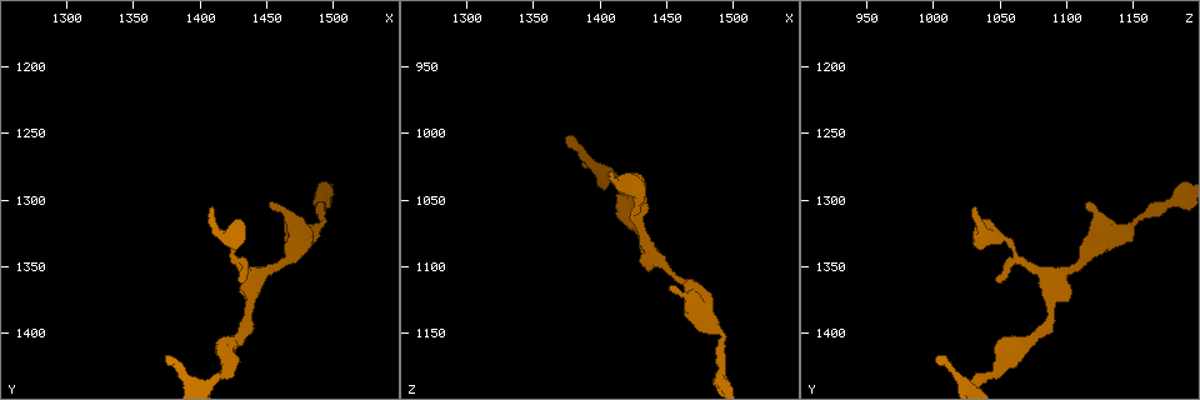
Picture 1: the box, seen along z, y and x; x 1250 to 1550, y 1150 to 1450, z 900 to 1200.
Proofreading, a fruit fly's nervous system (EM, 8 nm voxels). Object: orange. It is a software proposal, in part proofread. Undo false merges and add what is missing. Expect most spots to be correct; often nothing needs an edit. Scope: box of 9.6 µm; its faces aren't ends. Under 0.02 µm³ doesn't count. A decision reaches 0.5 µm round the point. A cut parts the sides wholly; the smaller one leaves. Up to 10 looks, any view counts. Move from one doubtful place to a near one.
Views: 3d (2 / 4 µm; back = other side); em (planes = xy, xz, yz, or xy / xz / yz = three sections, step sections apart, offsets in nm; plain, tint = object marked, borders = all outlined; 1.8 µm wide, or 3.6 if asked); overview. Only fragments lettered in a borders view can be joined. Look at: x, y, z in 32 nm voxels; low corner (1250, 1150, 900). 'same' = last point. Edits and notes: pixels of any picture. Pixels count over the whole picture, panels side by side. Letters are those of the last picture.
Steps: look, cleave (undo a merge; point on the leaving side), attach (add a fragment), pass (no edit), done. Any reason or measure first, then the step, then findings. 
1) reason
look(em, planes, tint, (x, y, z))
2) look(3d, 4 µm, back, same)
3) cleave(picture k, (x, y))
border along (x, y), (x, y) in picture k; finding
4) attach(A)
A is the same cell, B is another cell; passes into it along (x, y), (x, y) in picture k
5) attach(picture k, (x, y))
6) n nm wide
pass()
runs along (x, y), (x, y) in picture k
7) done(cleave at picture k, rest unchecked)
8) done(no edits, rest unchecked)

branch stops here
look(em, planes, borders, (1430, 1360, 1048))

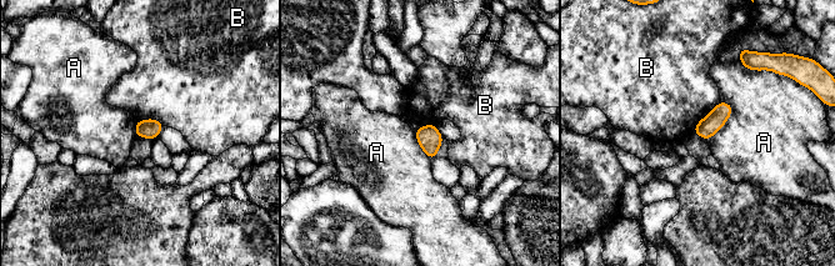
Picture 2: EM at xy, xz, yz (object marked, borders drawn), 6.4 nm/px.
A touches over 300 nm
pass()
A and B are other cells; no lettered fragment goes on from it

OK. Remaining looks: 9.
look(3d, 4 µm, (1410, 1306, 1028))

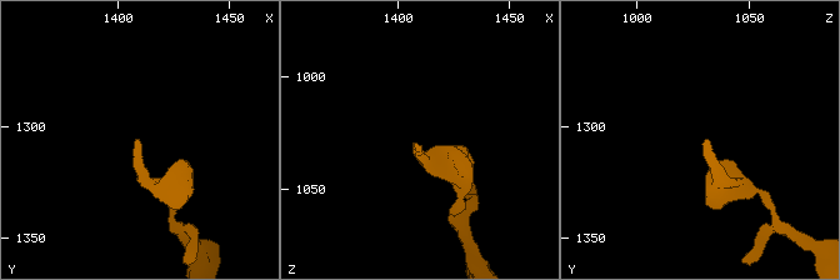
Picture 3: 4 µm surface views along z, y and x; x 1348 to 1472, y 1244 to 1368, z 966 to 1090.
look(em, planes, tint, (1409, 1307, 1031))

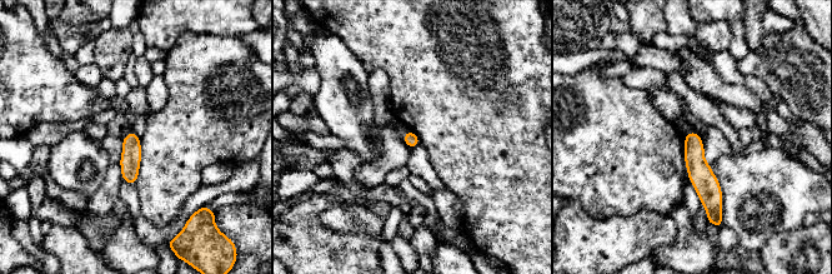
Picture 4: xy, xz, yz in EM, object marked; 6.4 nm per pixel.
what lies round it
look(em, planes, borders, same)

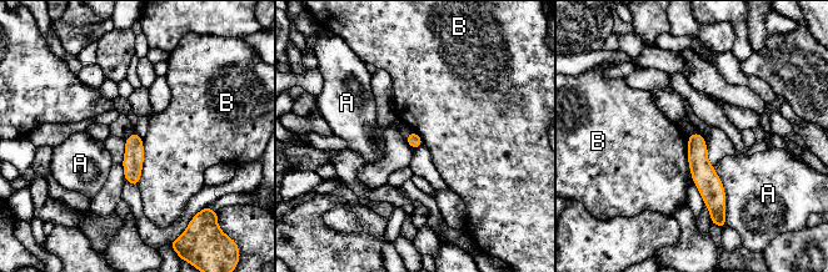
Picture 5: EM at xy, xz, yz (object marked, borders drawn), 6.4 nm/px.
A touches over 380 nm
pass()
A and B are other cells; border along (143, 139), (144, 162), (138, 186) in picture 5; none of them fits

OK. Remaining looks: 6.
long arm stops here
look(em, planes, borders, (1376, 1418, 1004))

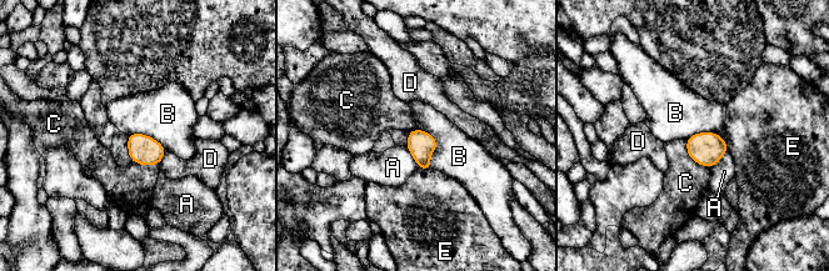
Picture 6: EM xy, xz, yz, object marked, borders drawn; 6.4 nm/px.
180 nm wide
pass()
A, B, C, D and E are other cells; border along (415, 128), (437, 141), (433, 167) in picture 6; no lettered fragment goes on from it

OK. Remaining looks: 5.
narrows sharply
look(em, planes, borders, (1492, 1312, 1154))

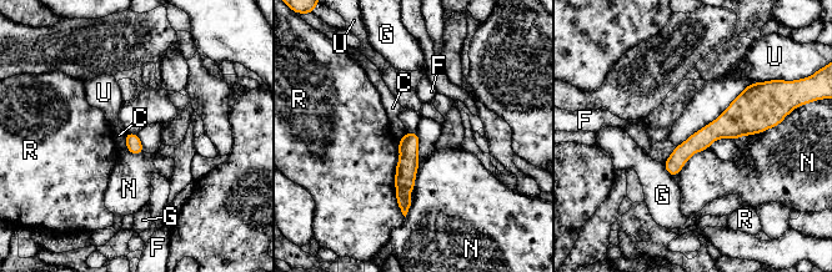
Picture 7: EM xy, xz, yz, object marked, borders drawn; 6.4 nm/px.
pass()
C, F, G, N, R and U are other cells; one neuron here

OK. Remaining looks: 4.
done(no edits, rest unchecked)

